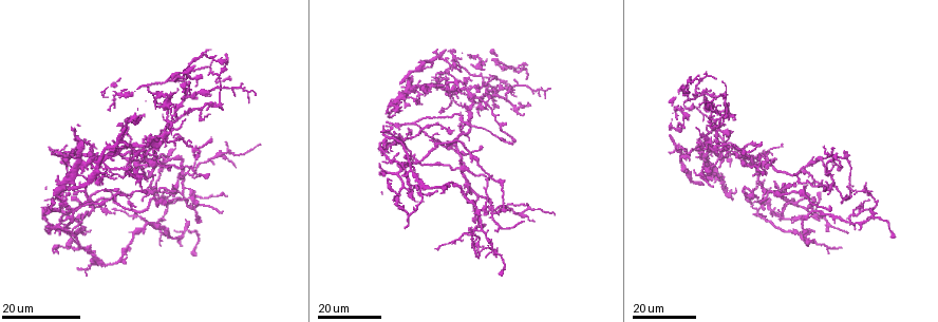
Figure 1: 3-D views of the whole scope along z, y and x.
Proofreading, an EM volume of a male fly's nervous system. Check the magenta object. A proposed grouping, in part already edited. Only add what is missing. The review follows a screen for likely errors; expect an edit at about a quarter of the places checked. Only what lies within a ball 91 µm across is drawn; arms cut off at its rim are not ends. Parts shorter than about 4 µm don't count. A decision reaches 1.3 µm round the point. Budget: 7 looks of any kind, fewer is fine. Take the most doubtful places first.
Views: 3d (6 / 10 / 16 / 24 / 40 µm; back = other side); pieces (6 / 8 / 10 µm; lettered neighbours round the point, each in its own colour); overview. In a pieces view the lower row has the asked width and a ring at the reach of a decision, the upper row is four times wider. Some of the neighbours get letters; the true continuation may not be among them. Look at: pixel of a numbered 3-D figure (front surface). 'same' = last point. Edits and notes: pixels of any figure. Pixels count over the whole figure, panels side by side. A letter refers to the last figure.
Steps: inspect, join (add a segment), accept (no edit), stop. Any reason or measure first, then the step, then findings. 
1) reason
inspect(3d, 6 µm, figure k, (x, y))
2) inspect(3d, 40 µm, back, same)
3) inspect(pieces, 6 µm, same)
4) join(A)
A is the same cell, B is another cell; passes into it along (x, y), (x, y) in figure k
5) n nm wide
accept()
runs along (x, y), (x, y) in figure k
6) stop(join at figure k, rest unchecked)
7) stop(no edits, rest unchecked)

inspect(3d, 24 µm, figure 1, (776, 182))

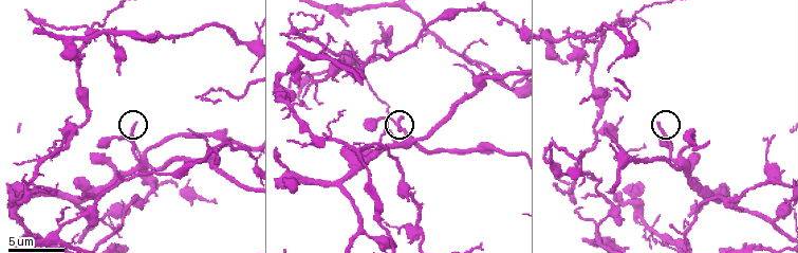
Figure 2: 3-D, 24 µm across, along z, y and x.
inspect(pieces, 6 µm, figure 2, (658, 125))

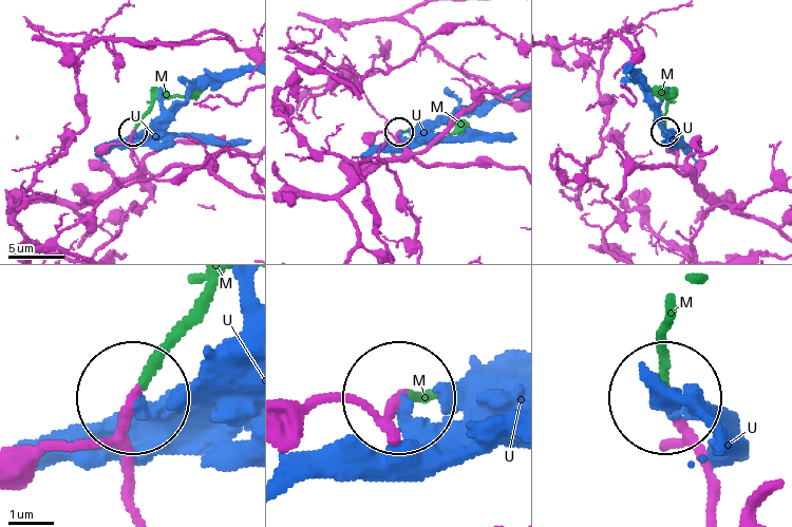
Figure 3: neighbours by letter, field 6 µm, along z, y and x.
170 nm wide
join(M)
M is the same cell, U is another cell; the neuron continues

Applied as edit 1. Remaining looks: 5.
free end
inspect(3d, 16 µm, figure 1, (819, 221))

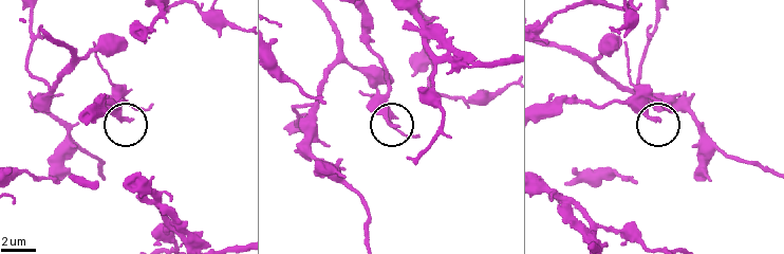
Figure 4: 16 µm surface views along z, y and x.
inspect(pieces, 8 µm, figure 4, (659, 120))

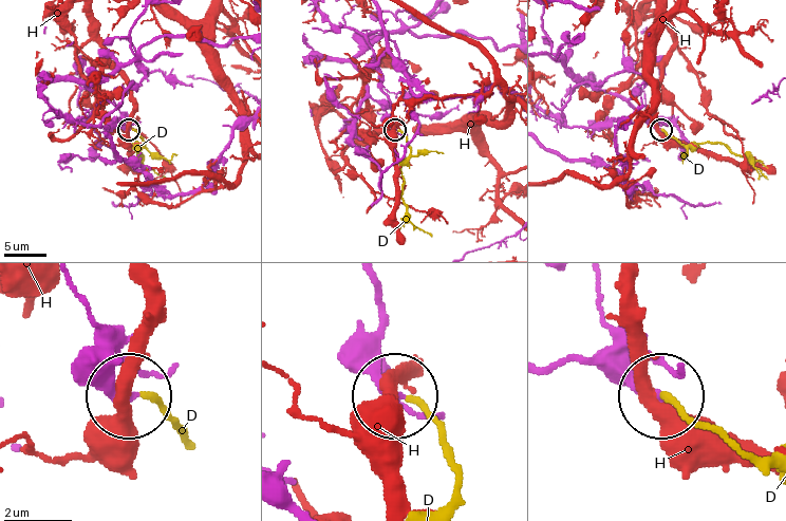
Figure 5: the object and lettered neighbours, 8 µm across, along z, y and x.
210 nm wide
join(D)
D is the same cell, H is another cell; passes into it along (604, 321), (621, 361), (680, 412), (749, 452), (774, 456) in figure 5; the neuron continues

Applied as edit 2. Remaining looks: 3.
branch stops here
inspect(3d, 10 µm, figure 2, (484, 44))

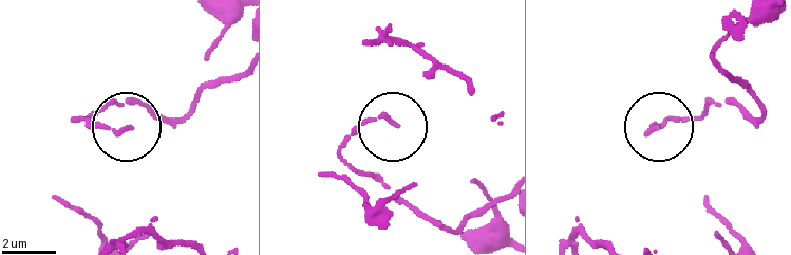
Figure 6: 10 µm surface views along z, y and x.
inspect(pieces, 10 µm, figure 6, (128, 128))

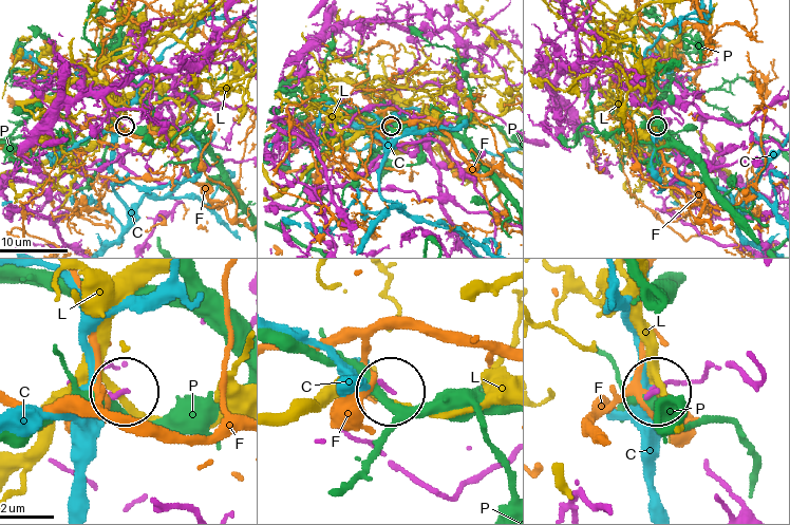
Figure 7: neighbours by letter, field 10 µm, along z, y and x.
accept()
C, F, L and P are other cells; none of them fits

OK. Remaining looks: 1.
stop(join at figure 3, join at figure 5, rest unchecked)

